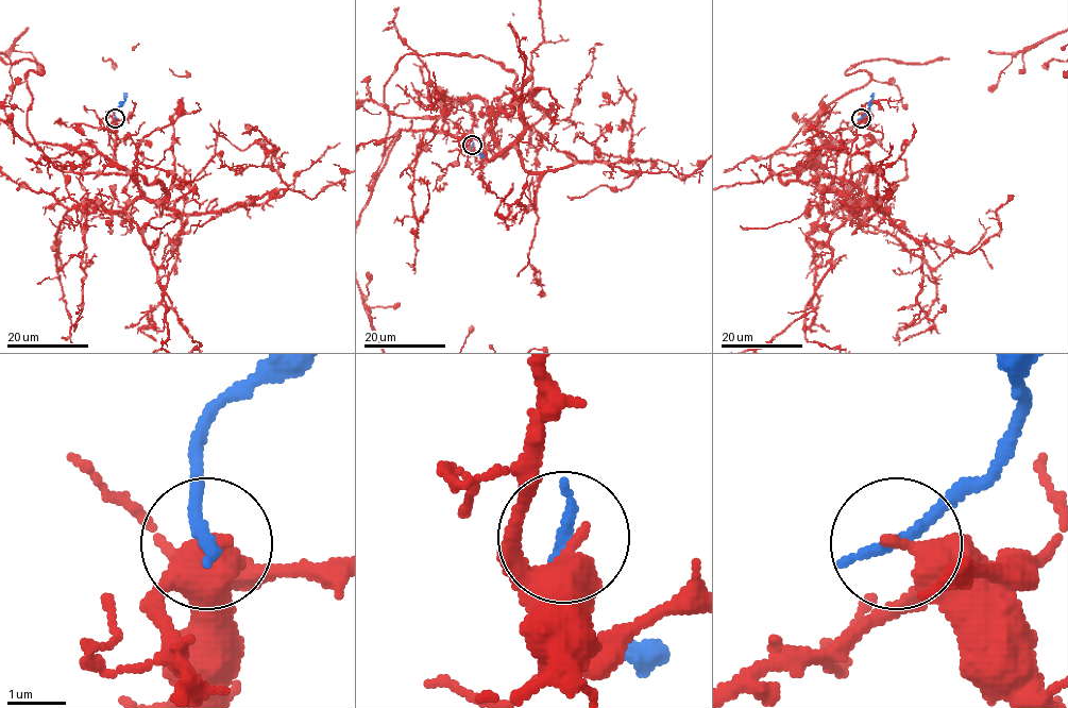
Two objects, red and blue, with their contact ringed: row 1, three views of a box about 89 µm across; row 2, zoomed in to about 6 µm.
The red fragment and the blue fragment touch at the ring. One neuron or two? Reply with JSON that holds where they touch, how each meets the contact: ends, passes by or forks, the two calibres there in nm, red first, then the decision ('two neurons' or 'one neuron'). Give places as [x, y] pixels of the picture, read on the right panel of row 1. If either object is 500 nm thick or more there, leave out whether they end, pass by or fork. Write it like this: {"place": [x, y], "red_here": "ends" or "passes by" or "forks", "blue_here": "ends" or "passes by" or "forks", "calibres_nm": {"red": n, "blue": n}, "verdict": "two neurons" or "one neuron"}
{"place": [861, 118], "red_here": "ends", "blue_here": "ends", "calibres_nm": {"red": 480, "blue": 220}, "verdict": "two neurons"}

